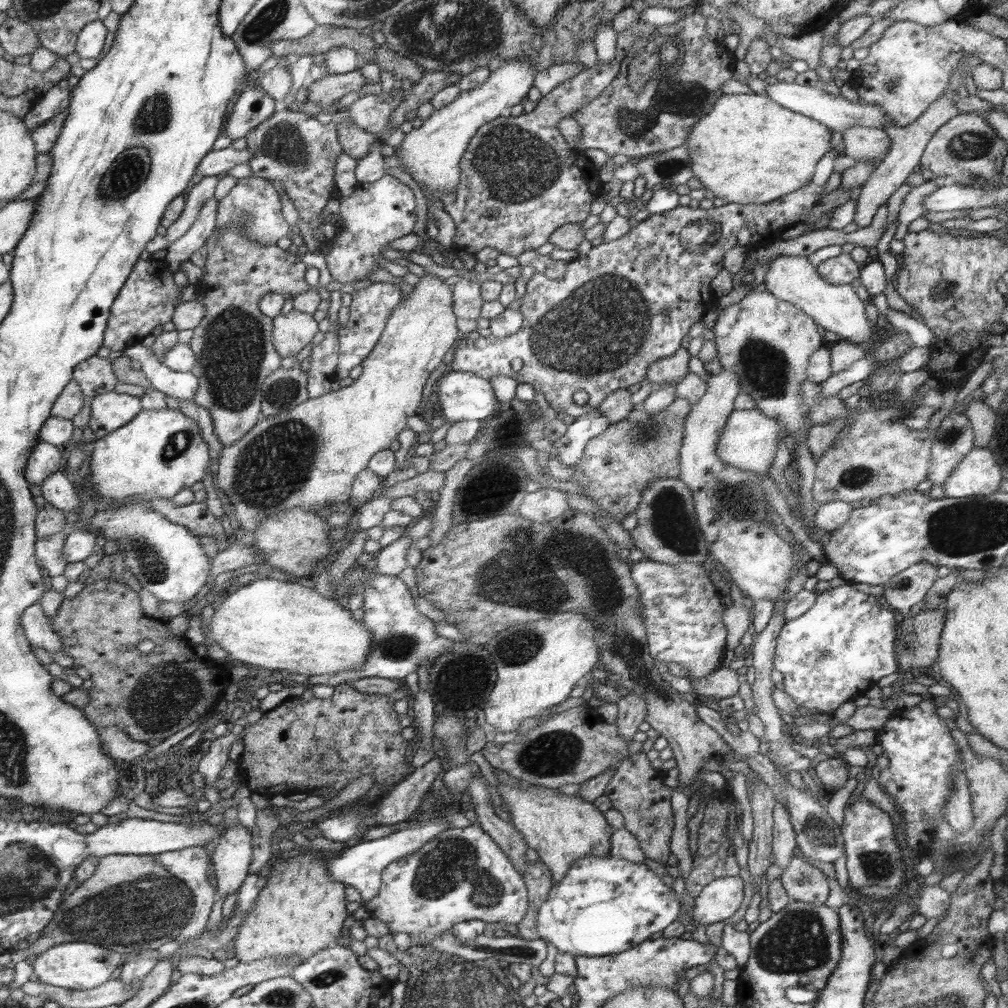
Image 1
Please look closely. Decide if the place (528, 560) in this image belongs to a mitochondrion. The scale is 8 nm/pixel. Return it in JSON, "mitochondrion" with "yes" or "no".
{"mitochondrion":"yes"}

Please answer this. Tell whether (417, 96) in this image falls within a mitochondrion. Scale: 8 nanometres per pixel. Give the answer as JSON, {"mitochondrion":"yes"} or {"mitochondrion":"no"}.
{"mitochondrion":"no"}

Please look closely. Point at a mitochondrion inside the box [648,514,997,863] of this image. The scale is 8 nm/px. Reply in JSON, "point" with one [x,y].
{"point":[818,831]}

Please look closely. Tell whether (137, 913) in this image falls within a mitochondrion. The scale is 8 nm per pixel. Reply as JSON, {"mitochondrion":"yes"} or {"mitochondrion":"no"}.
{"mitochondrion":"yes"}

